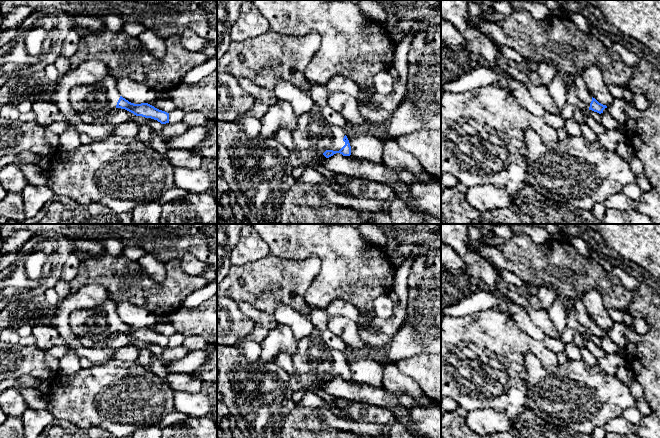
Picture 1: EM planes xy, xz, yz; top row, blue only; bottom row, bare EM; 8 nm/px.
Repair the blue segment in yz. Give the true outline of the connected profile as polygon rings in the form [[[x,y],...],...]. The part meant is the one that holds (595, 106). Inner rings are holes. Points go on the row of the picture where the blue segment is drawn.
[[[563,74],[561,76],[569,81],[567,103],[571,106],[579,108],[583,112],[589,109],[599,114],[603,113],[603,110],[607,108],[606,105],[599,103],[590,95],[580,75]]]

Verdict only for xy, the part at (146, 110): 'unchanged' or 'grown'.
grown

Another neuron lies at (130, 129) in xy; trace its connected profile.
[[[127,121],[114,126],[113,135],[128,138],[137,138],[139,133],[139,125],[133,121]]]

